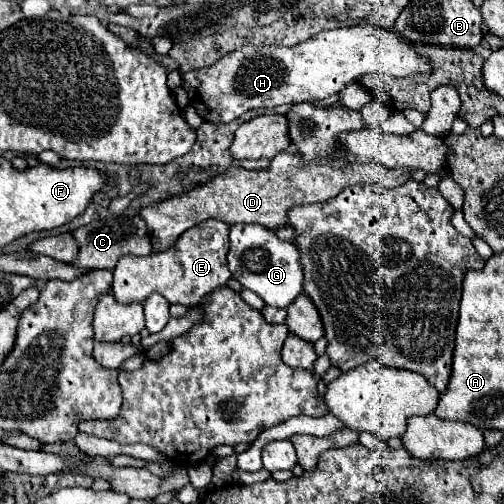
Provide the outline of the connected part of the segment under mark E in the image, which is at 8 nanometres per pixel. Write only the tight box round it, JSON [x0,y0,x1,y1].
[113,219,231,307]

